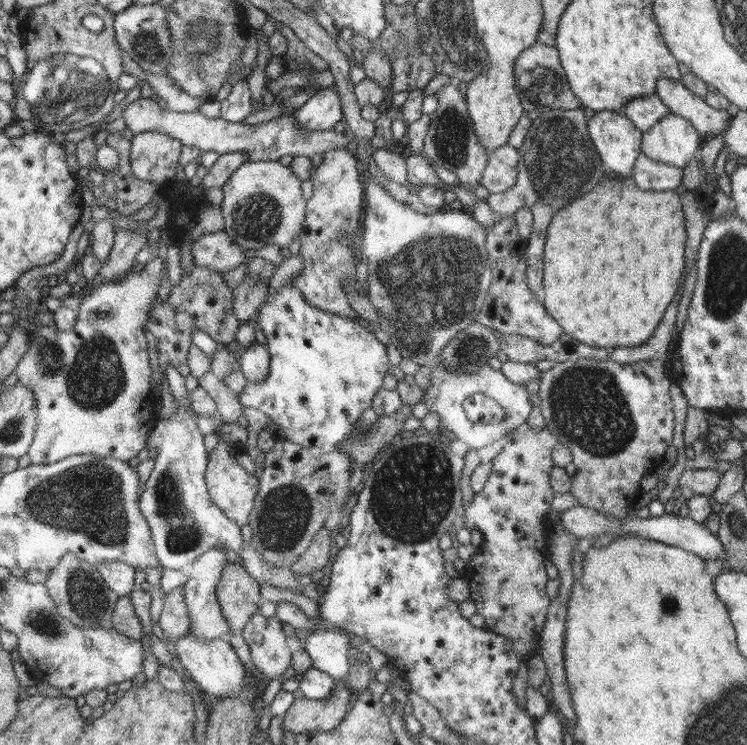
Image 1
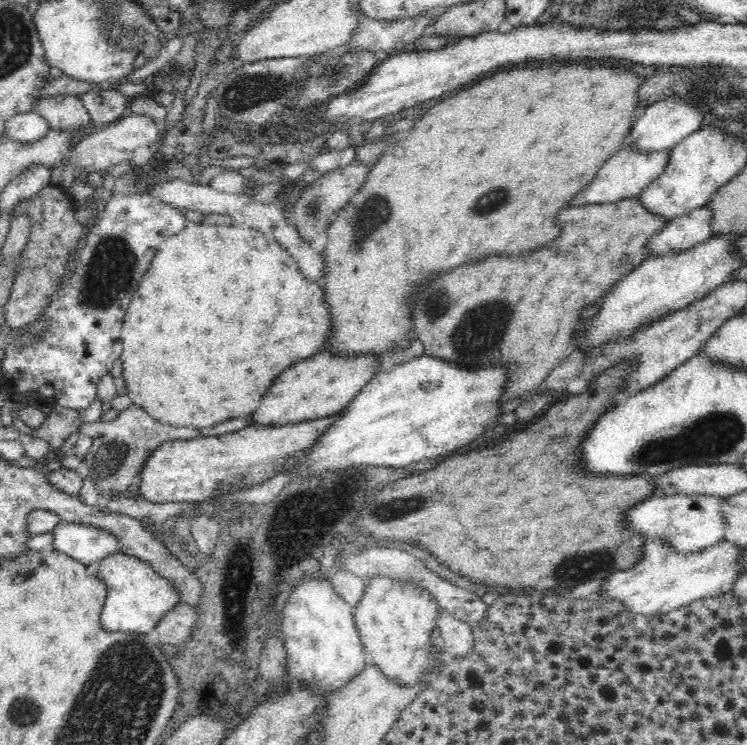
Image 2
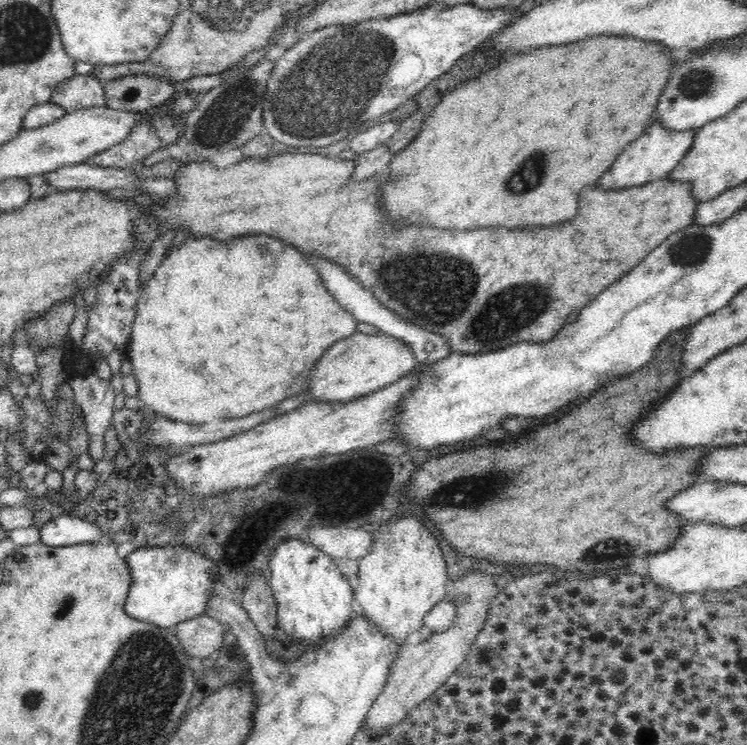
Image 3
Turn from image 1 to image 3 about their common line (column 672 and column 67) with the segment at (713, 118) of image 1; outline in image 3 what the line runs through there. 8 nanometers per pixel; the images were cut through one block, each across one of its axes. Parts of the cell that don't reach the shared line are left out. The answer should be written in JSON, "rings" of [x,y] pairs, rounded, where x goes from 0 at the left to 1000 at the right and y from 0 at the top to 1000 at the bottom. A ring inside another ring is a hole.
{"rings":[[[122,99],[99,101],[70,123],[66,137],[82,142],[90,153],[107,145],[141,142],[141,110]]]}

